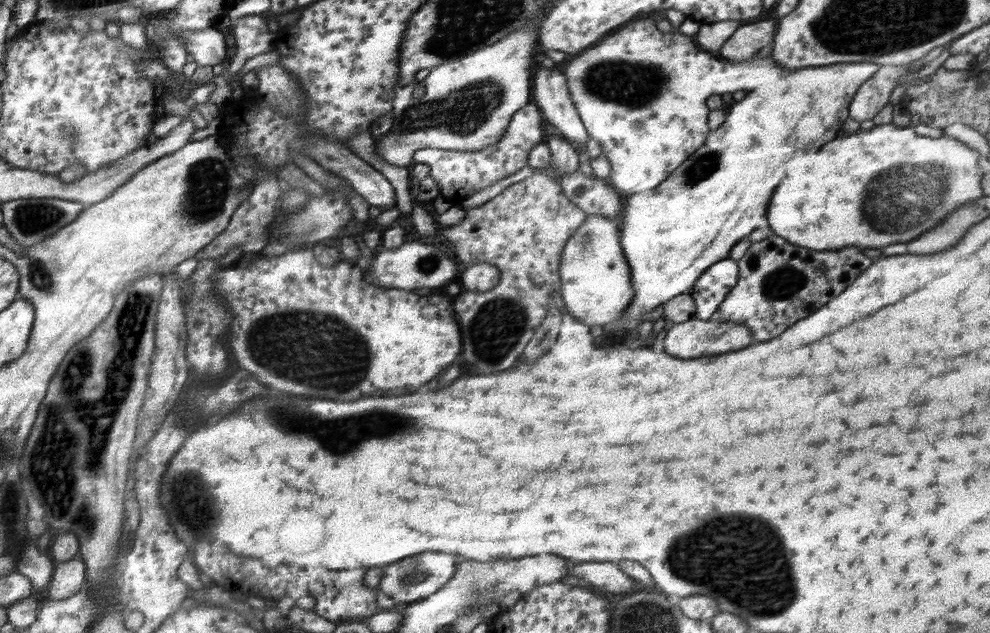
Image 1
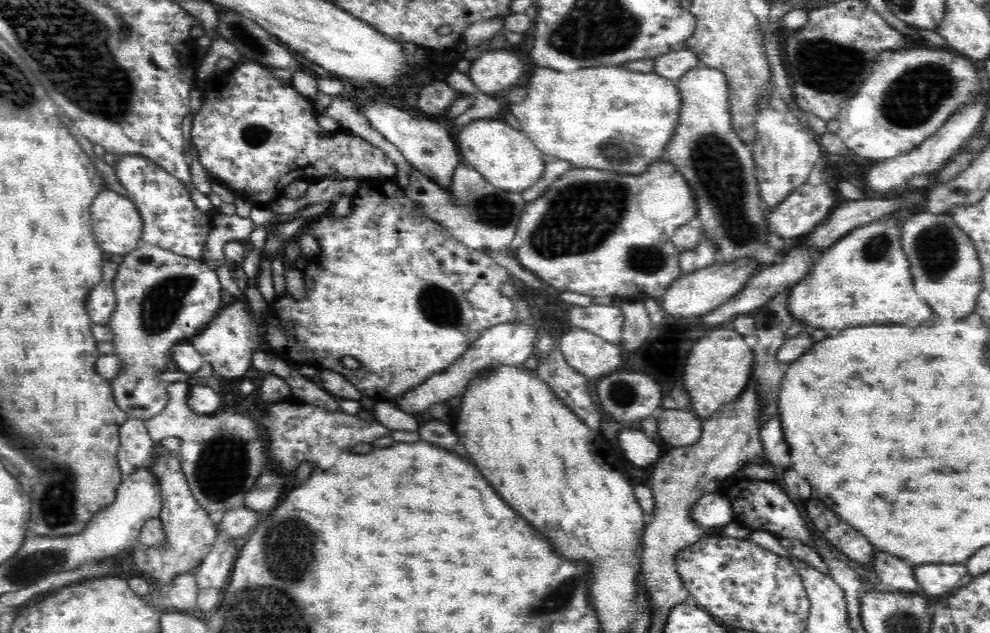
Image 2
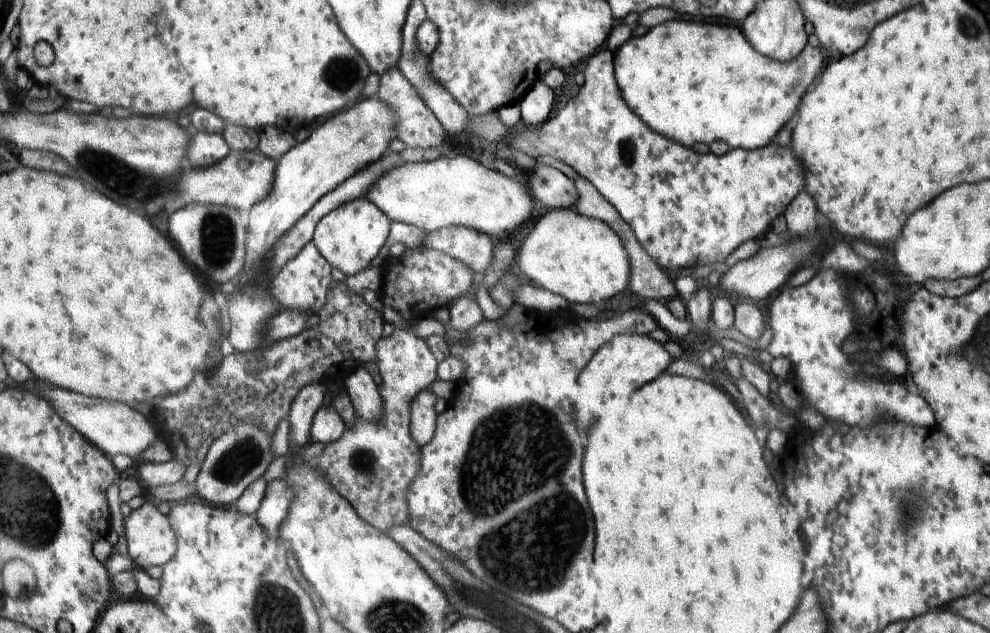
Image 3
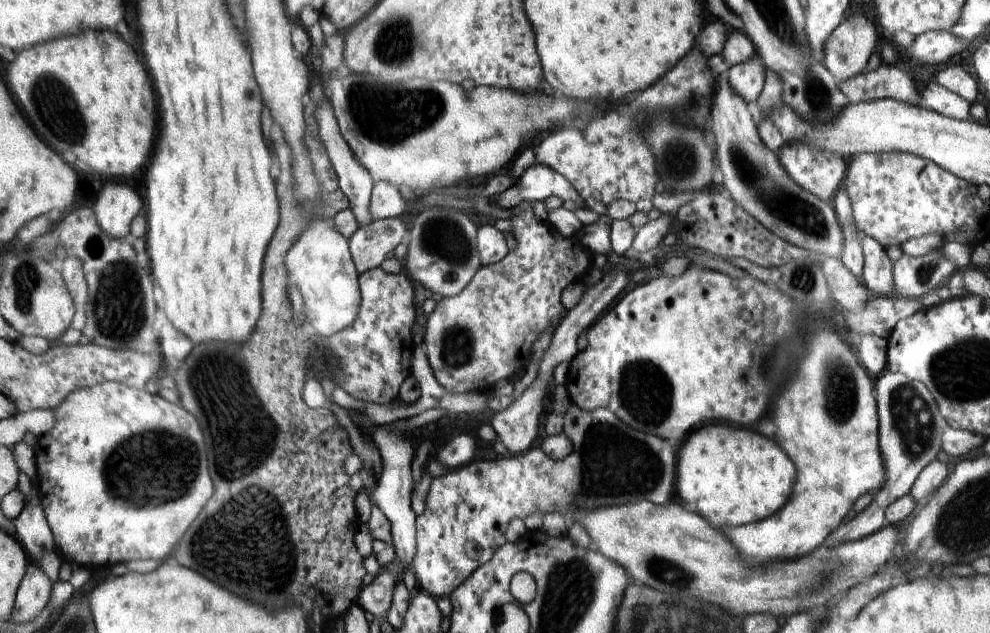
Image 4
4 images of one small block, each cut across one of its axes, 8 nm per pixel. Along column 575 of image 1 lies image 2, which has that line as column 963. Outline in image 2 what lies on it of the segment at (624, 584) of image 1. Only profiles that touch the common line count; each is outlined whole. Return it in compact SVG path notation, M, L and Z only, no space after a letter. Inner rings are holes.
M922 564L913 572L919 588L930 596L956 590L958 582L968 574L966 566L962 564Z

